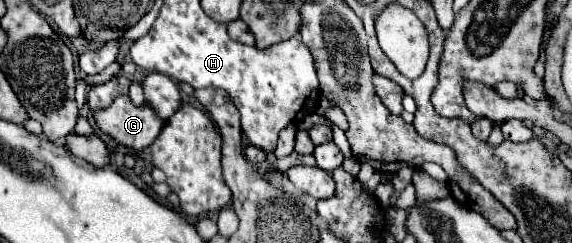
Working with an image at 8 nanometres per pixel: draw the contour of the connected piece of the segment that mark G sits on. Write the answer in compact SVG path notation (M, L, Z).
M119 95L109 107L93 111L93 117L103 133L133 151L153 143L165 123L149 103L135 105L129 95Z

